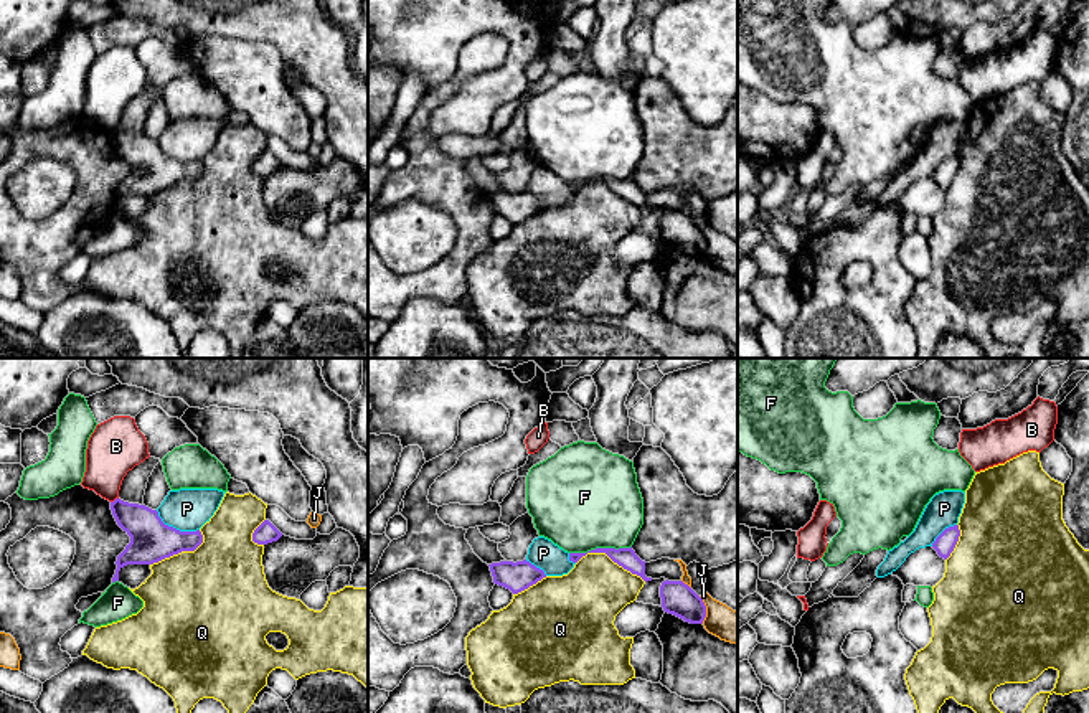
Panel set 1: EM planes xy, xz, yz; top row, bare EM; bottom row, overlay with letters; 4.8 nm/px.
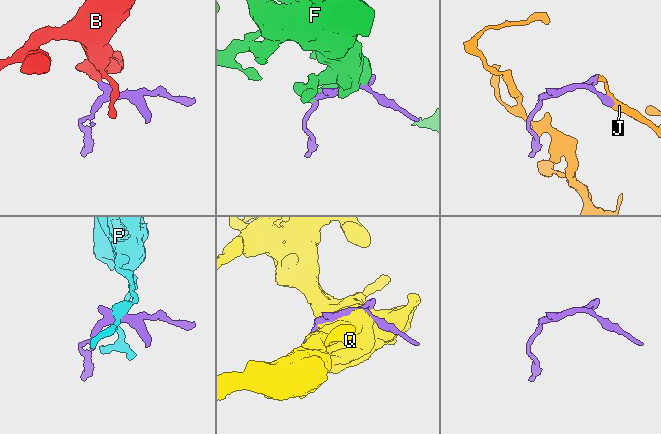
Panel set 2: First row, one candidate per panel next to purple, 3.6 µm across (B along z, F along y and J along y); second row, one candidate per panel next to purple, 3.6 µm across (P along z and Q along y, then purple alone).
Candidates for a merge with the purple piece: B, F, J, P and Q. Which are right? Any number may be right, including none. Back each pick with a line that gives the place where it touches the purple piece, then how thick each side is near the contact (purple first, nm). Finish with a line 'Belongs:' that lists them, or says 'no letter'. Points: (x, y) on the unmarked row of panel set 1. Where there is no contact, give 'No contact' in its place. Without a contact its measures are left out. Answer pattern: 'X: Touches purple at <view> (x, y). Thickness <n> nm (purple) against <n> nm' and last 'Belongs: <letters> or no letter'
Belongs: no letter

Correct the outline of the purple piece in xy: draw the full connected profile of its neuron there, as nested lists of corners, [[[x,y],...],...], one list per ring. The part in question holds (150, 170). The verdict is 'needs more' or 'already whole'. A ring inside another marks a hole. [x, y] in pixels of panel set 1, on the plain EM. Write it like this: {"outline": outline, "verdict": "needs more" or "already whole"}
{"outline": [[[116,129],[111,140],[117,155],[130,167],[130,173],[117,187],[112,213],[119,211],[119,201],[127,195],[153,195],[182,182],[195,182],[203,173],[200,160],[180,162],[168,157],[157,140],[145,135]]], "verdict": "already whole"}

